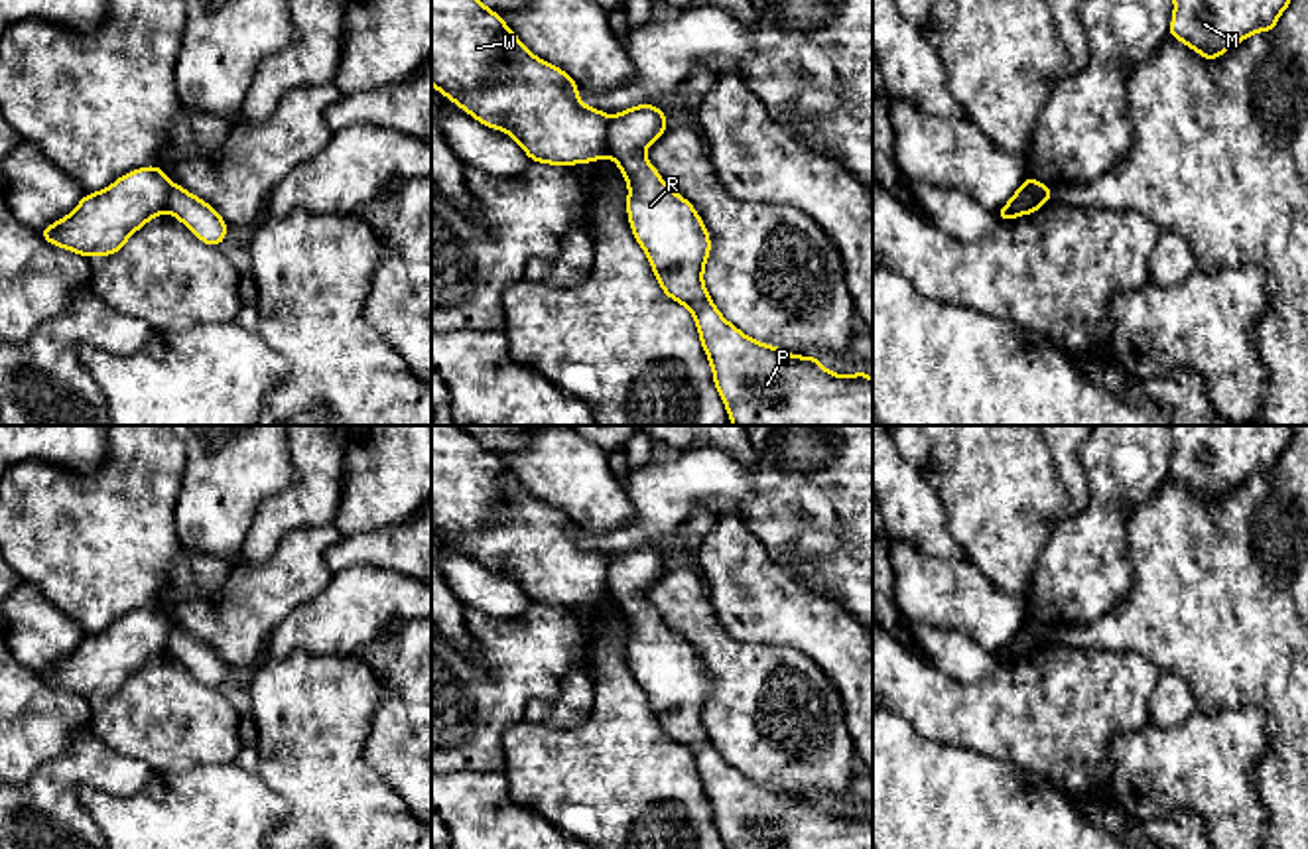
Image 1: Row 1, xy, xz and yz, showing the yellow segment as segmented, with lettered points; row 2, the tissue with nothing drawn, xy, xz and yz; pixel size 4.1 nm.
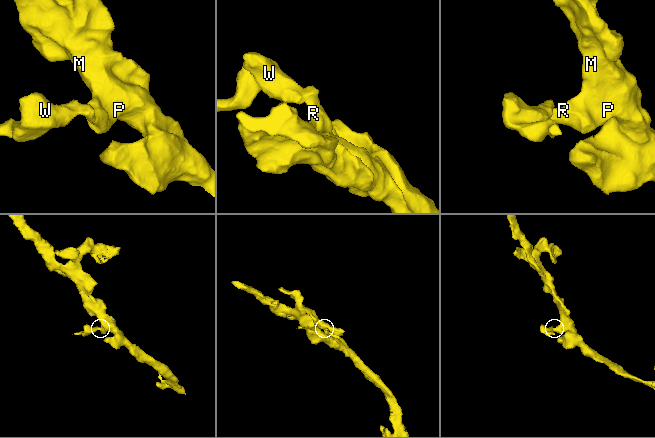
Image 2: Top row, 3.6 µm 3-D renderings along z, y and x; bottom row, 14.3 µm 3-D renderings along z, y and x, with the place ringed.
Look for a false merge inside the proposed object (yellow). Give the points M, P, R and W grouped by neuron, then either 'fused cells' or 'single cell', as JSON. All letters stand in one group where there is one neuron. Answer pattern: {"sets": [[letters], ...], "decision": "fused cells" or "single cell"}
{"sets": [["M", "P", "R"], ["W"]], "decision": "fused cells"}

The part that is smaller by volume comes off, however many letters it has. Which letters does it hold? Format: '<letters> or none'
W

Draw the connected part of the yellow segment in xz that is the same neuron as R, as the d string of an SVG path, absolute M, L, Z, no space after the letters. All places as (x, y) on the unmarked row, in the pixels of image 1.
M636 546L609 561L607 589L628 622L626 654L632 676L646 693L662 733L691 751L725 849L873 849L873 821L863 808L853 817L835 816L819 806L819 798L788 796L774 786L762 786L719 754L703 727L703 709L711 693L707 668L693 646L672 632L644 599L644 591L668 567L656 546Z

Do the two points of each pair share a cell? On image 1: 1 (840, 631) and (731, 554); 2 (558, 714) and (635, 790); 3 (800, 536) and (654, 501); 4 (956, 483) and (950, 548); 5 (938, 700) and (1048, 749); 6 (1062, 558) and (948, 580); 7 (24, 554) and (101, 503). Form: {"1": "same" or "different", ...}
{"1": "same", "2": "different", "3": "same", "4": "different", "5": "same", "6": "different", "7": "same"}

